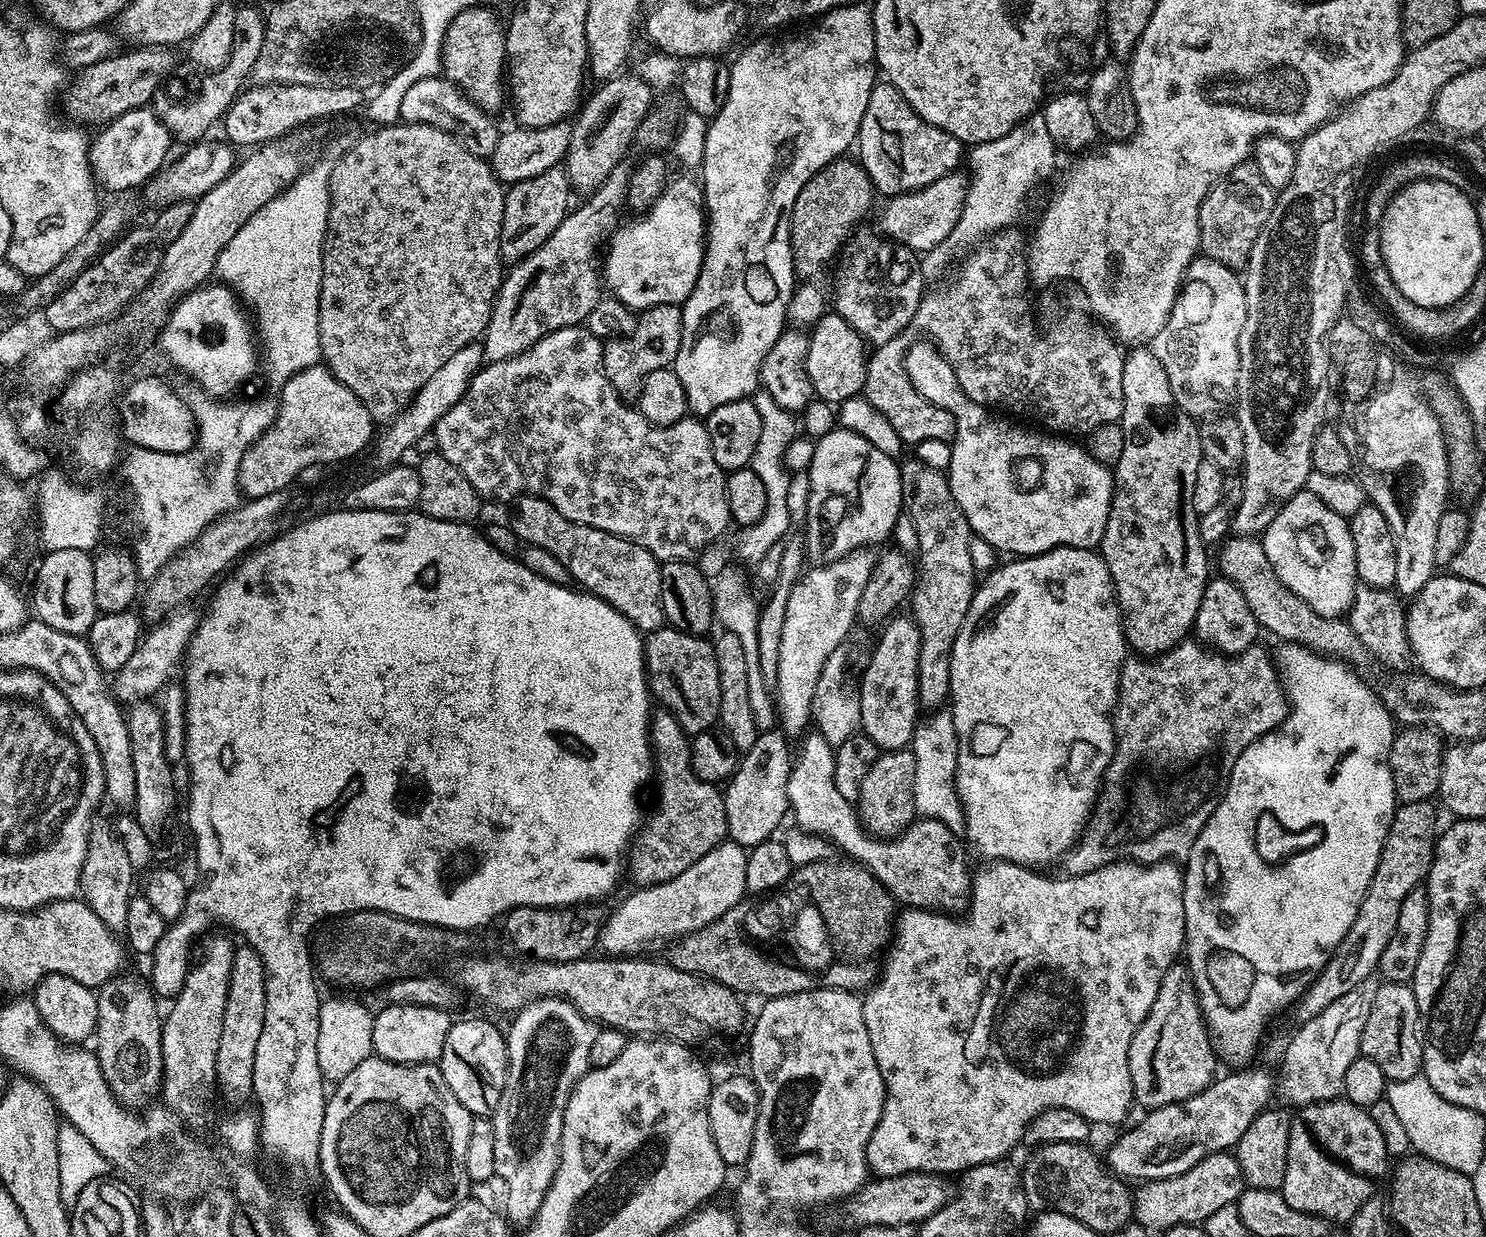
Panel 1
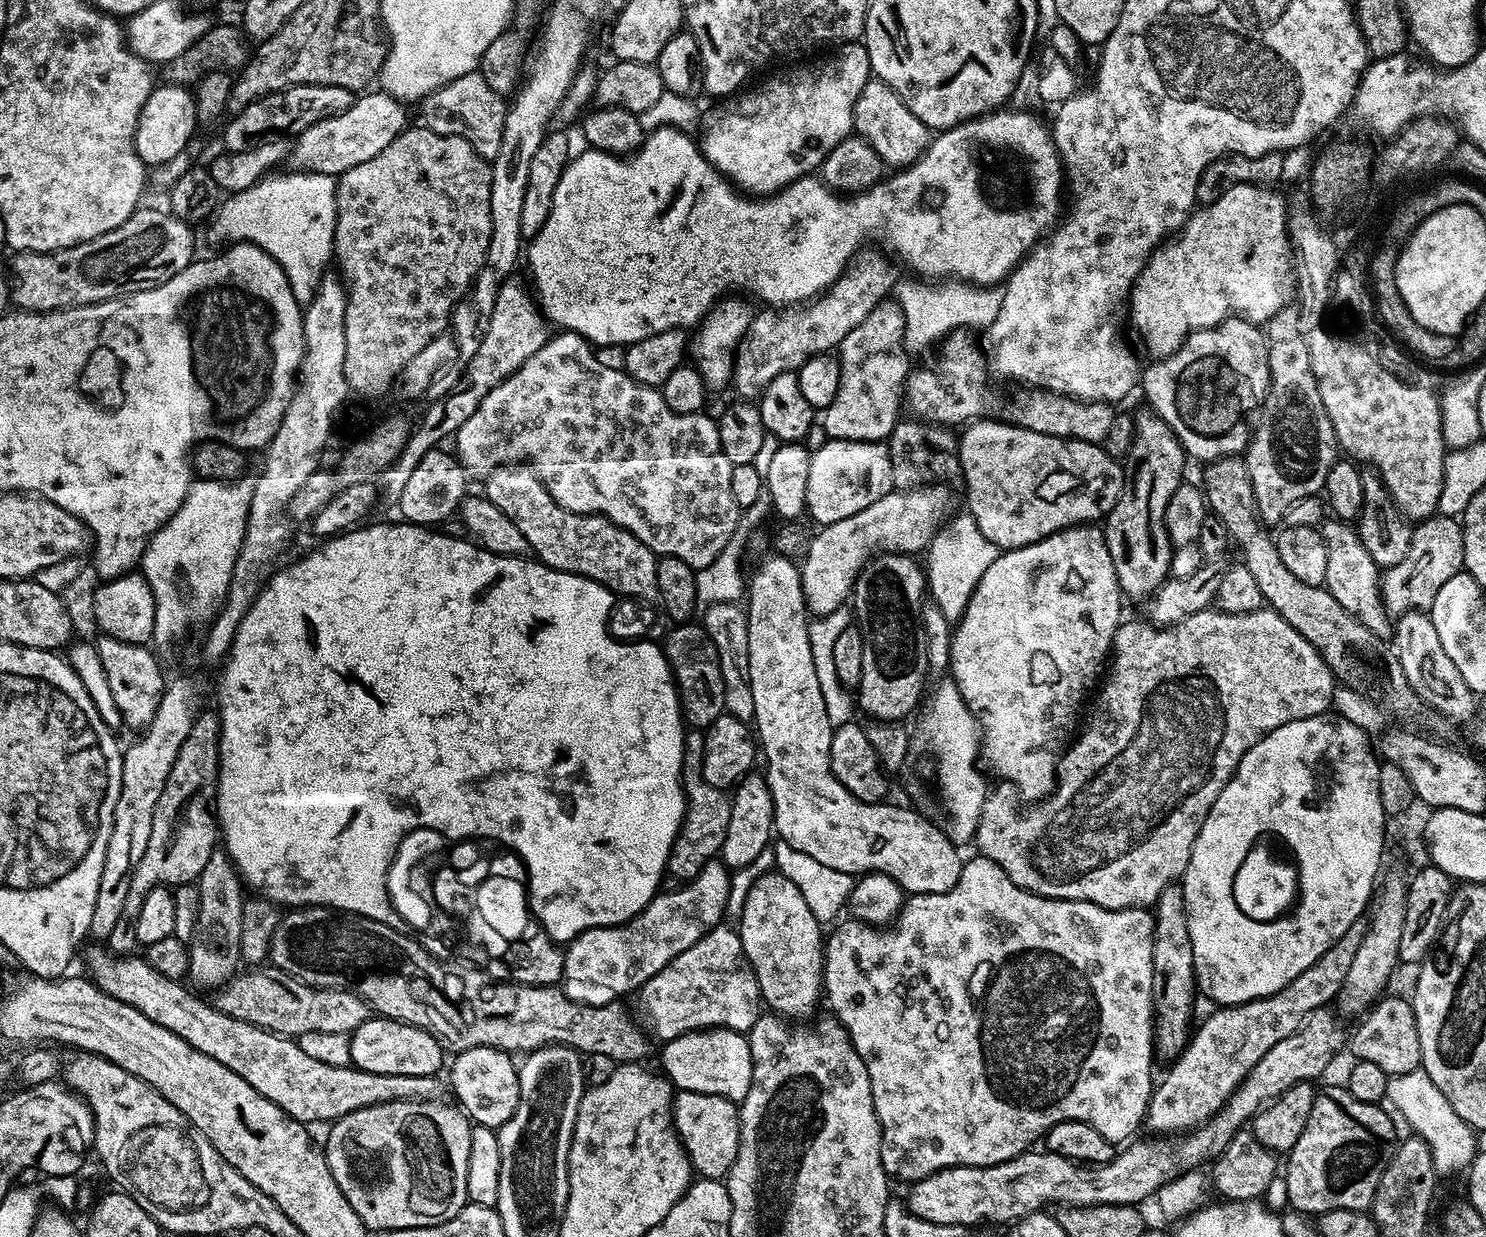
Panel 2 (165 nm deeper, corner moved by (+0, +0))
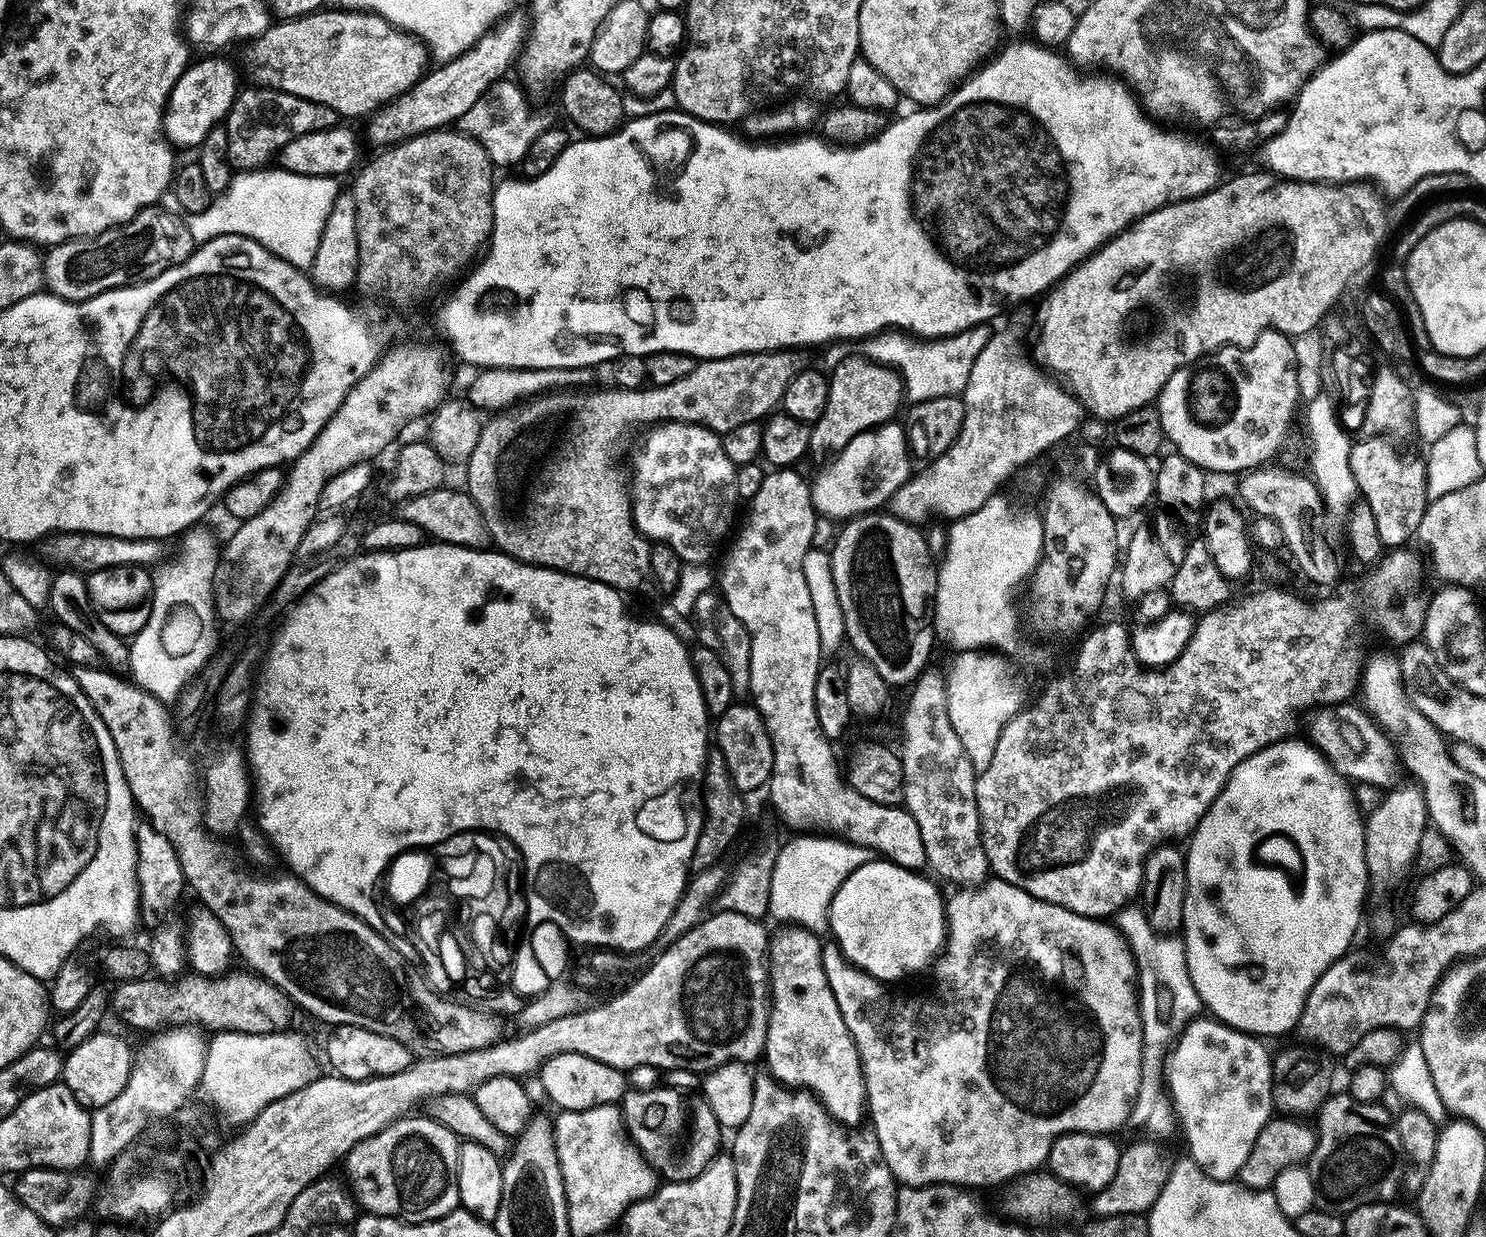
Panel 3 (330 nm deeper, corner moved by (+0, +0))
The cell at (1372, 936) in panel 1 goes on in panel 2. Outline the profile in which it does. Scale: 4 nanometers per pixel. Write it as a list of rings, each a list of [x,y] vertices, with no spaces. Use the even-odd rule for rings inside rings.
[[[1363,919],[1356,920],[1314,966],[1302,970],[1294,982],[1290,982],[1273,996],[1264,996],[1261,1000],[1252,1000],[1249,1004],[1235,1006],[1220,1006],[1216,1012],[1199,1021],[1198,1027],[1193,1031],[1189,1042],[1175,1057],[1172,1069],[1164,1076],[1164,1081],[1157,1083],[1152,1089],[1152,1097],[1148,1103],[1148,1113],[1145,1116],[1145,1127],[1150,1128],[1154,1134],[1182,1134],[1193,1131],[1212,1119],[1228,1102],[1228,1097],[1235,1092],[1237,1086],[1248,1077],[1248,1072],[1258,1066],[1262,1054],[1278,1046],[1282,1038],[1290,1038],[1300,1029],[1301,1024],[1308,1019],[1310,1013],[1319,1008],[1328,1008],[1331,1000],[1341,995],[1346,974],[1350,974],[1350,965],[1354,962],[1354,954],[1358,954],[1358,946],[1362,946],[1362,938],[1368,932],[1368,925]]]

